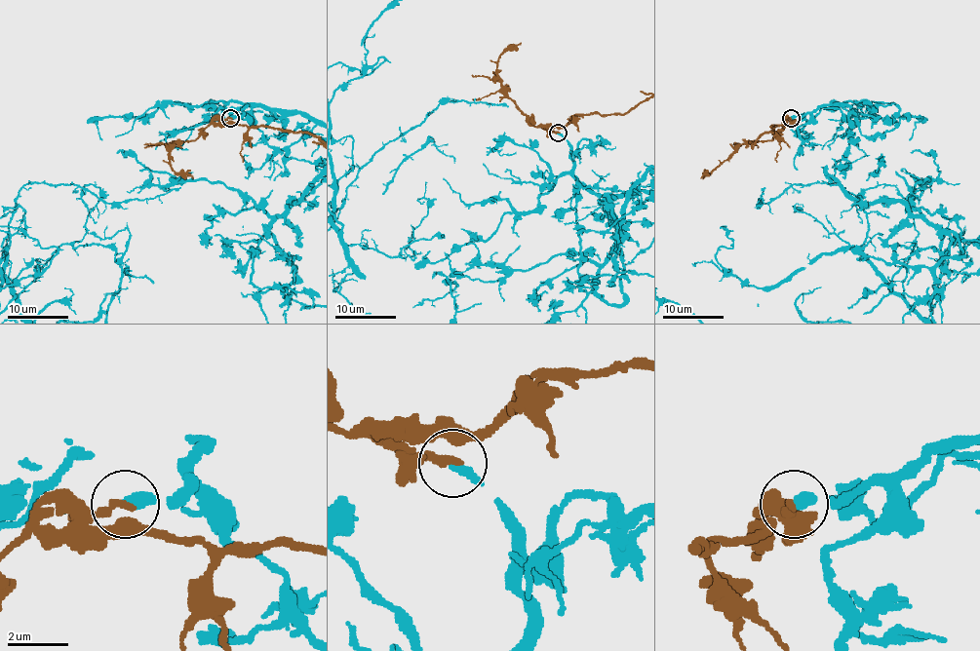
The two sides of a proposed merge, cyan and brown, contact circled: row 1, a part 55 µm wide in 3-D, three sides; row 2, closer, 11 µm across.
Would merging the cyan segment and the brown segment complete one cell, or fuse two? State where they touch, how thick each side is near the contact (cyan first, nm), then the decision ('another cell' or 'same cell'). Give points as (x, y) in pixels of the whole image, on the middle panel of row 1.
(558, 133) | 360/300 nm | same cell

